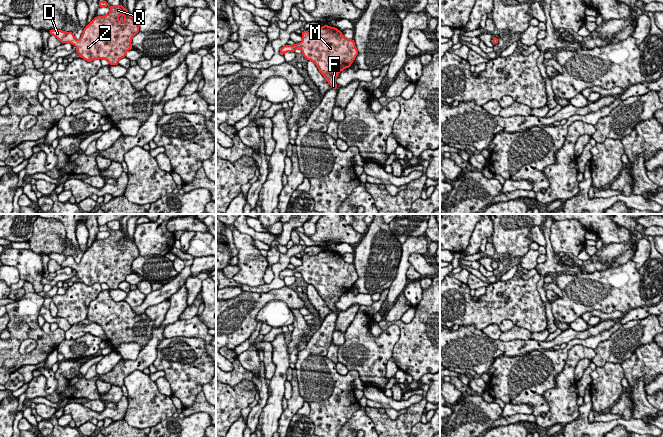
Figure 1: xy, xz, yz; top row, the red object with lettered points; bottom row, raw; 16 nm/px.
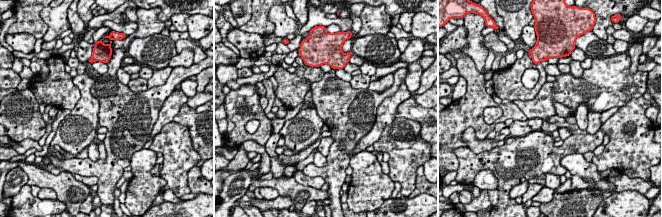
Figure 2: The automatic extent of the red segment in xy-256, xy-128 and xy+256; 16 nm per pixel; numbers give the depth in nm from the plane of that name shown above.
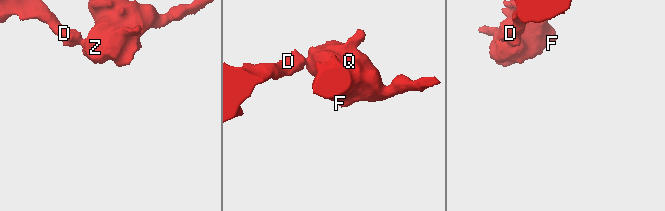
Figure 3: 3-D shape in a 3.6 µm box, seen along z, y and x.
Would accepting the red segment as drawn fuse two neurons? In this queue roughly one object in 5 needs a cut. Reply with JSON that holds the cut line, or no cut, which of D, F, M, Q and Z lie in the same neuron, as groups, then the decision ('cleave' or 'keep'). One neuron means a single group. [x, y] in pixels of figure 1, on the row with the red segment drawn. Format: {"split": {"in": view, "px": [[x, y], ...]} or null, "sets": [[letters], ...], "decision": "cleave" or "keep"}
{"split": null, "sets": [["D", "F", "M", "Q", "Z"]], "decision": "keep"}

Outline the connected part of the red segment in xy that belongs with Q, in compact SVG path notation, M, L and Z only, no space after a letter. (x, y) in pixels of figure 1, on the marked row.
M99 1L99 7L109 7L107 15L96 16L83 30L79 40L73 32L60 29L49 30L62 44L71 43L79 57L91 62L106 59L109 65L118 65L121 58L133 49L132 38L140 31L137 21L121 4L109 6L107 1Z

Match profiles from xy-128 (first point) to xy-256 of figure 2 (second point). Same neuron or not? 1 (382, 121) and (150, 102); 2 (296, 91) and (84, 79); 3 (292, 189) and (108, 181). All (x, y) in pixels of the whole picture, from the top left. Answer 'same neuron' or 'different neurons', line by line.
1: different neurons
2: different neurons
3: different neurons

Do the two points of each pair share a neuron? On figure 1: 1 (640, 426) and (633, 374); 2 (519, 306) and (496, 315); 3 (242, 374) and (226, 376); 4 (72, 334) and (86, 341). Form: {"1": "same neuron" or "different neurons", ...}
{"1": "different neurons", "2": "same neuron", "3": "same neuron", "4": "different neurons"}

